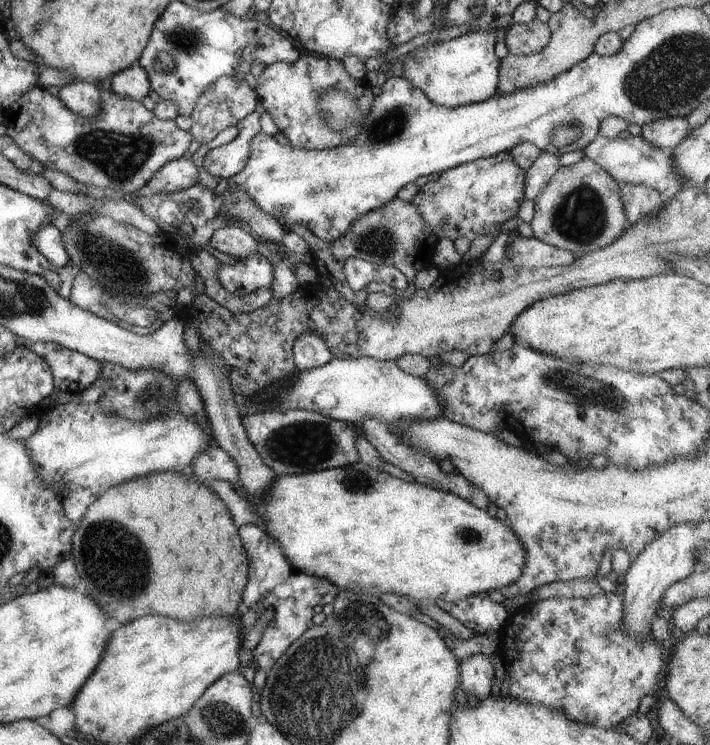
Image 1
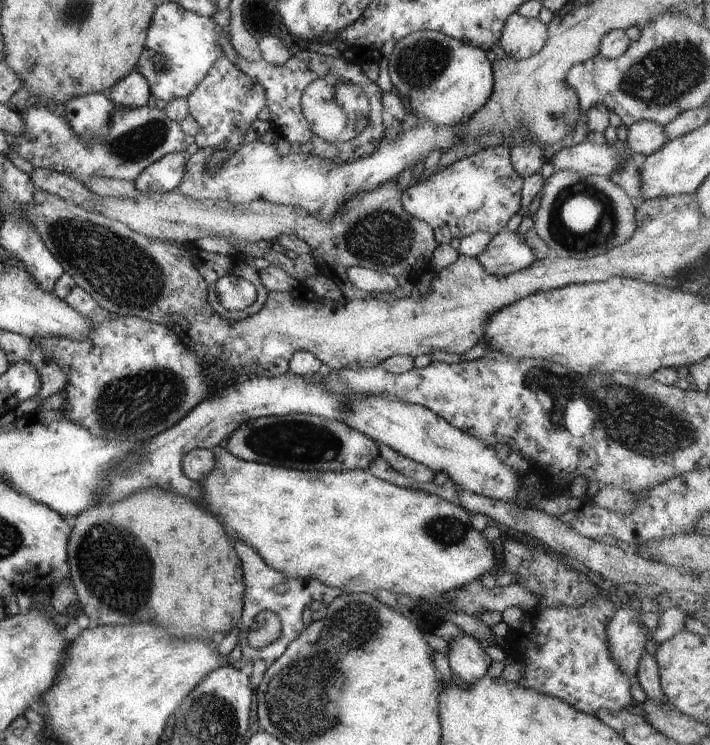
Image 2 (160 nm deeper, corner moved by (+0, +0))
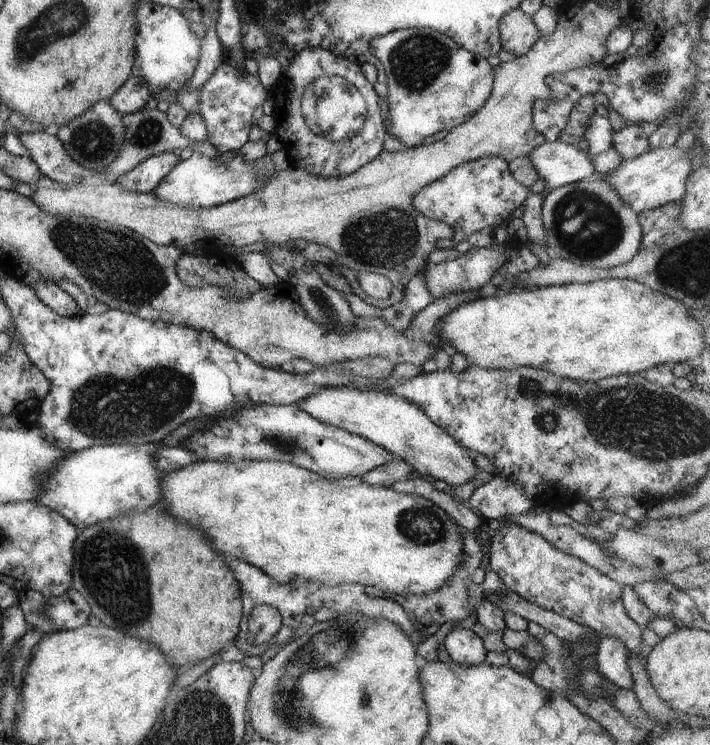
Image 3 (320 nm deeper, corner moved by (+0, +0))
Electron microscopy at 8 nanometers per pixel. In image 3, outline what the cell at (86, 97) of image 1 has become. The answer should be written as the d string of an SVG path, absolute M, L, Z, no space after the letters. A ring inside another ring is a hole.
M100 100L84 114L78 115L68 124L62 124L52 132L63 142L72 160L76 160L80 166L88 170L104 173L104 170L114 162L114 158L120 154L125 128L122 124L122 115L108 100Z

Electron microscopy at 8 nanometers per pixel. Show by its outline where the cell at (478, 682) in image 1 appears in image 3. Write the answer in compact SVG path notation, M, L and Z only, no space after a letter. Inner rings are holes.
M454 627L443 640L453 661L461 665L477 665L484 662L487 650L482 638L472 629Z

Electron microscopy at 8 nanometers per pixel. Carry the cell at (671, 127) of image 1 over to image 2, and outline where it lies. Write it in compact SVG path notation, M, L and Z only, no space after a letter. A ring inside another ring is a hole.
M640 121L628 127L627 148L634 156L646 158L654 152L658 152L666 142L666 132L664 126L651 121Z

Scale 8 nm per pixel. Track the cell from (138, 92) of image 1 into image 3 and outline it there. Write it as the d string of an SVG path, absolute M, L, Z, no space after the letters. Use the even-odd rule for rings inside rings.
M131 76L110 98L110 104L122 115L138 112L147 106L151 92L146 83Z

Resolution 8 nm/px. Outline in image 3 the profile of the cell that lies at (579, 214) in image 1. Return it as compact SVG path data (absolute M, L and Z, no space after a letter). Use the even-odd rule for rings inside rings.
M600 174L552 190L542 204L542 224L555 257L589 268L621 266L636 257L642 244L637 213L620 200L618 192Z

